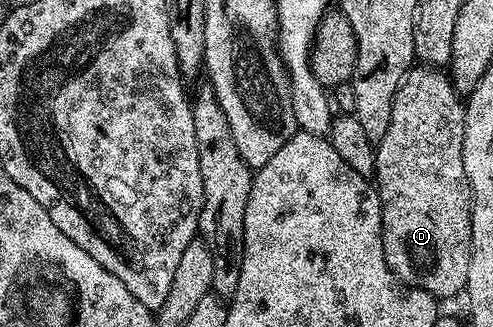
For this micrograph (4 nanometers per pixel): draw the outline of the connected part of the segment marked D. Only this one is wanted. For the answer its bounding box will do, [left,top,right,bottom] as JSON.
[373,64,470,299]

